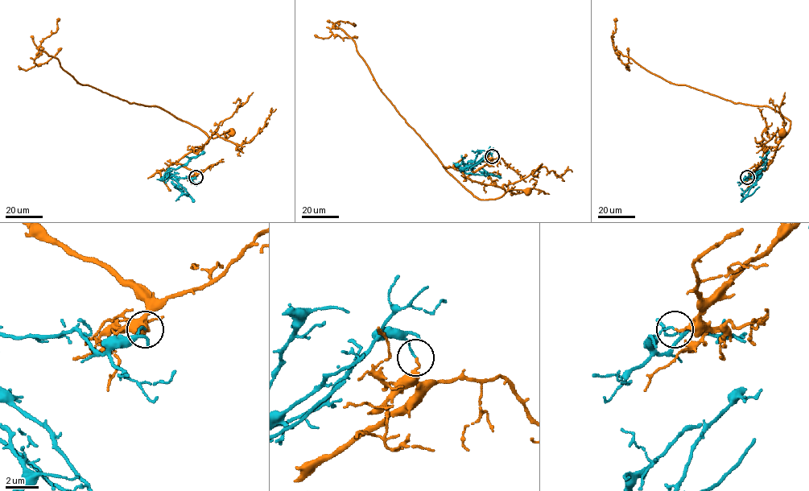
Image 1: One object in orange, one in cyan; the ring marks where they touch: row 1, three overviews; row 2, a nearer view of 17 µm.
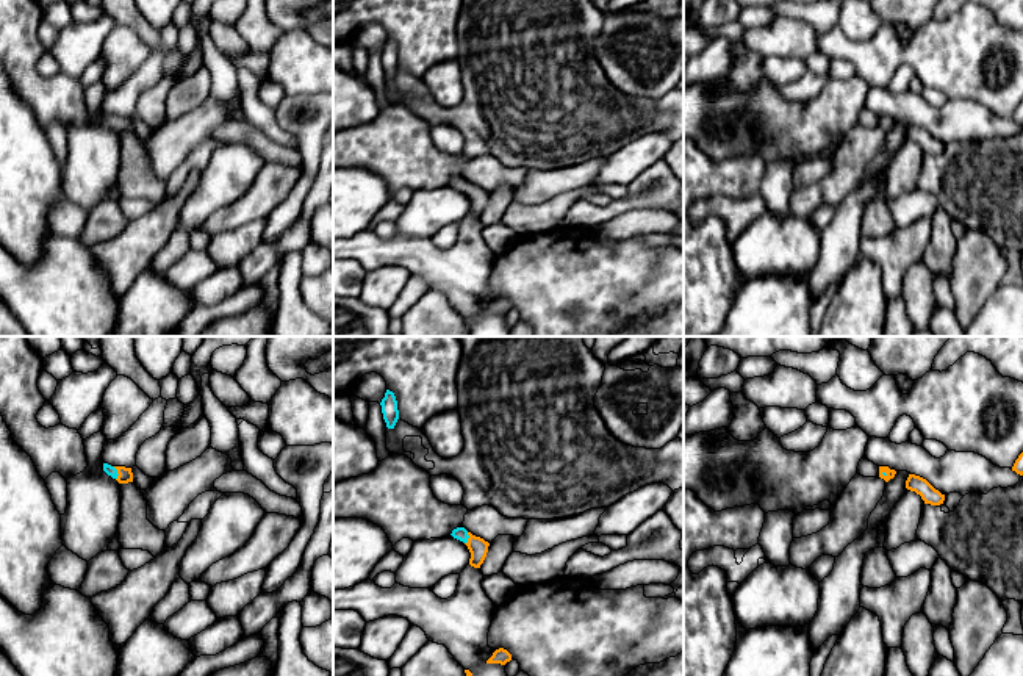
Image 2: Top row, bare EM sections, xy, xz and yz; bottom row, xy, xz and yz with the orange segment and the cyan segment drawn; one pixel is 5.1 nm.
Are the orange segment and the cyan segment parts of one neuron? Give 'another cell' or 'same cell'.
another cell

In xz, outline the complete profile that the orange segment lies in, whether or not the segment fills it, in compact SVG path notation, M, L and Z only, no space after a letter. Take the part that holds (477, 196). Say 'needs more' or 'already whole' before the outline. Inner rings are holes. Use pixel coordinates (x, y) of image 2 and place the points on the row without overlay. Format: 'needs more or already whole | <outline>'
already whole | M468 182L468 185L469 188L465 194L468 196L471 202L469 214L474 218L480 218L480 214L483 213L486 207L490 192L480 186L472 185L471 182Z

